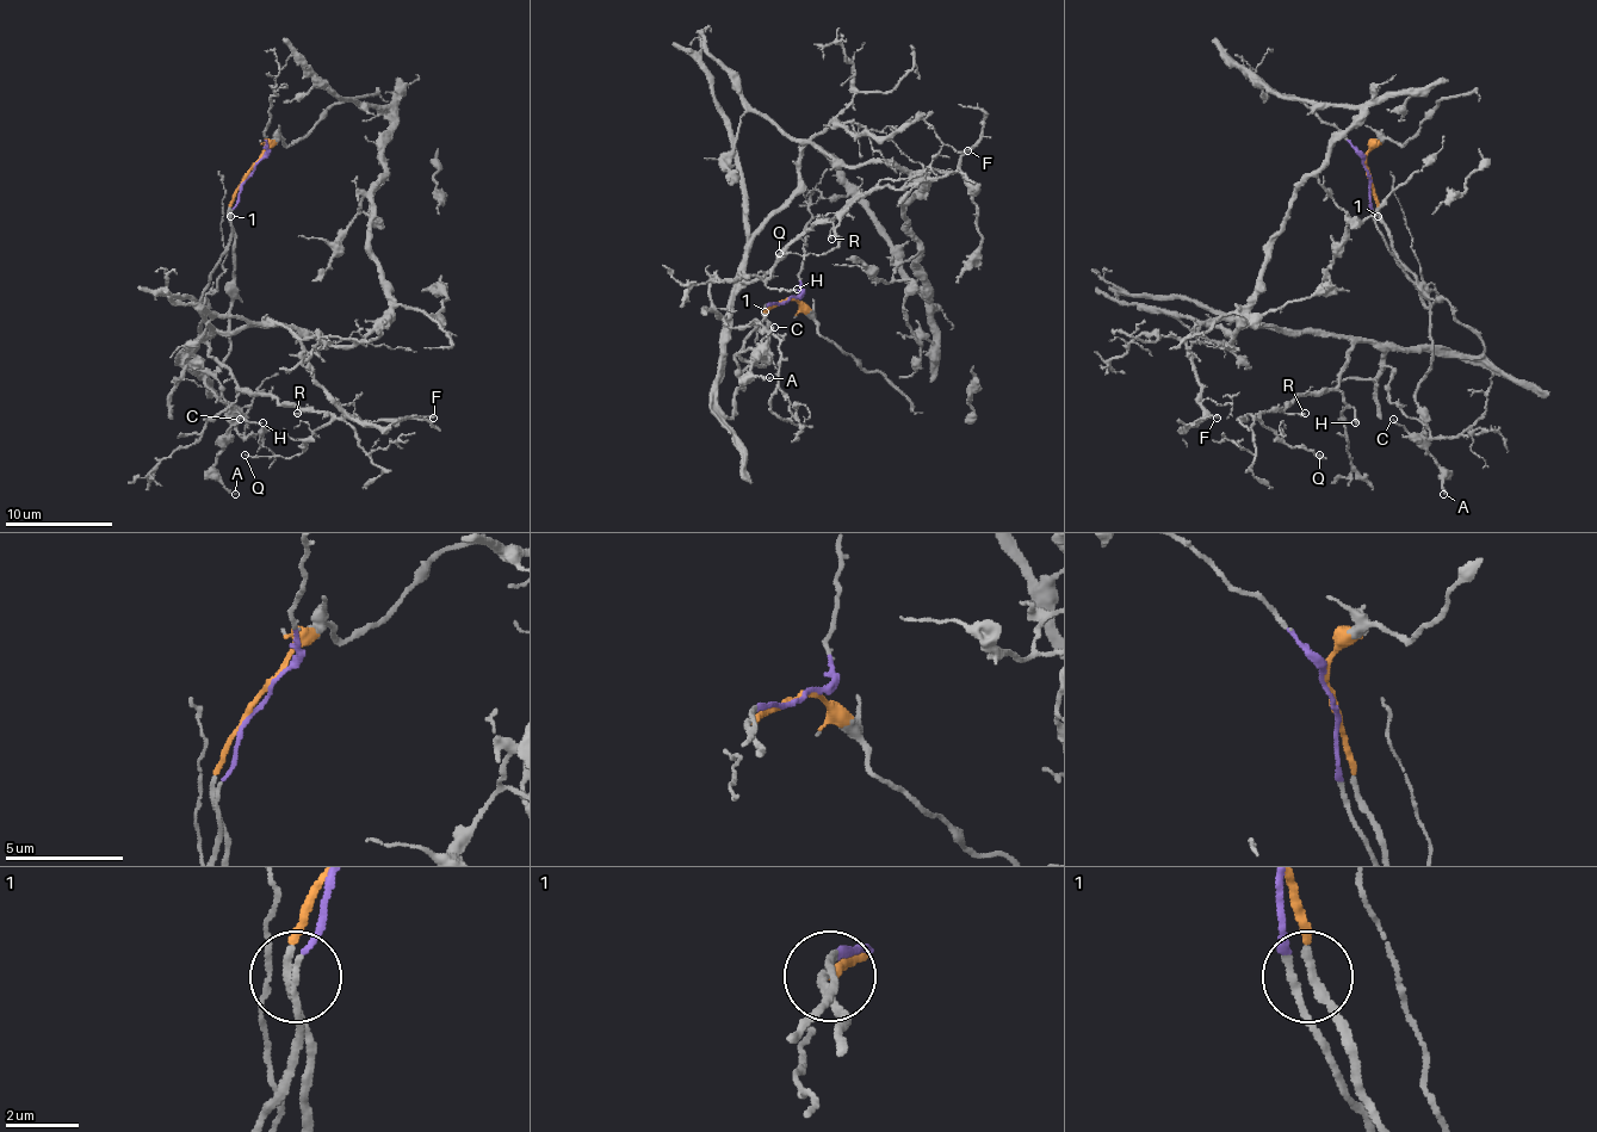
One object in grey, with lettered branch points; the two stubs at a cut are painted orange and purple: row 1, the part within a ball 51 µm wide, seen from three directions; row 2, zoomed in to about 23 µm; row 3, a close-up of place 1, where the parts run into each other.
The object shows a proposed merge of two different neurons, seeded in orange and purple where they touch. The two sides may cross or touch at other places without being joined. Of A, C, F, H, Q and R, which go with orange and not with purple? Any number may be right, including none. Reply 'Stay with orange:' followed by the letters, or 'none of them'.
Stay with orange: A, C

